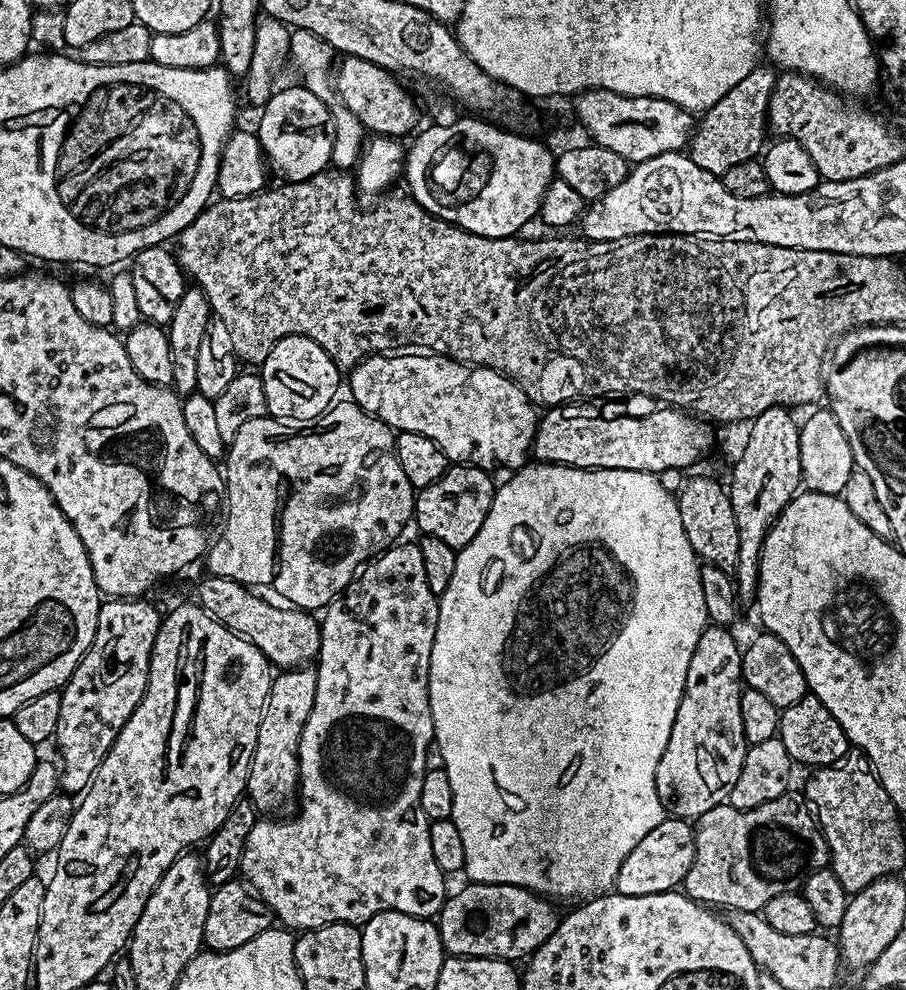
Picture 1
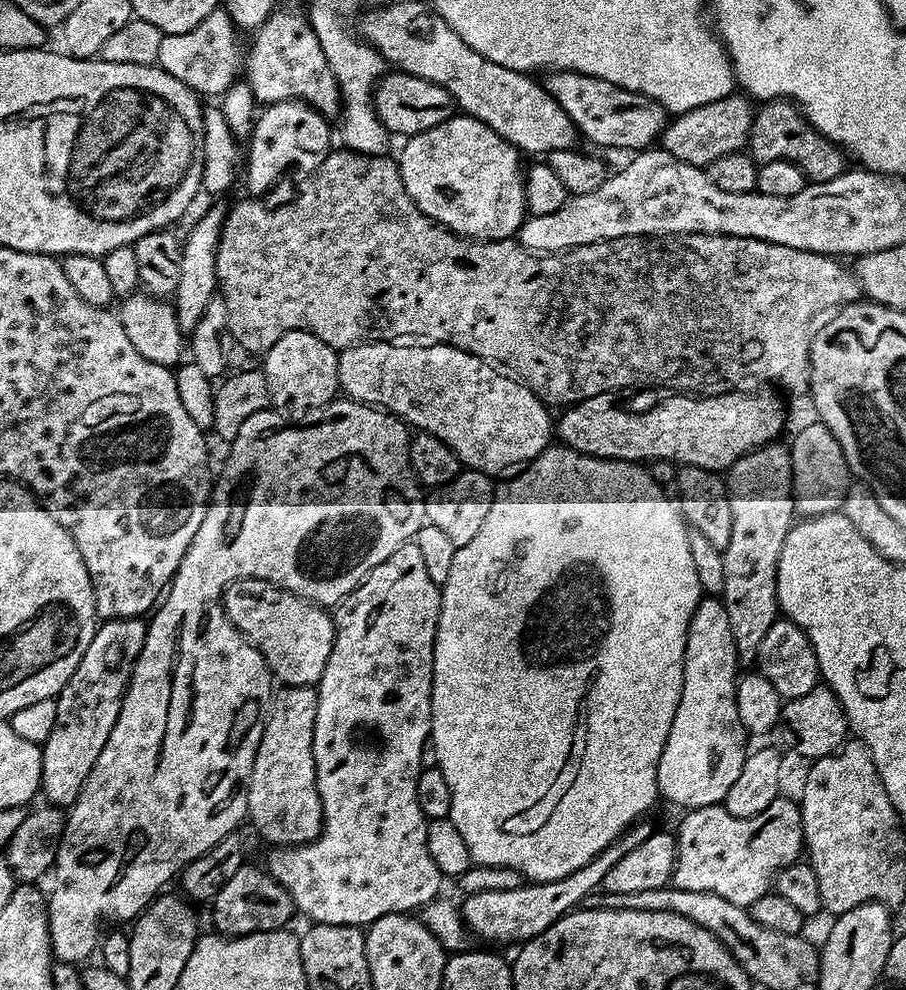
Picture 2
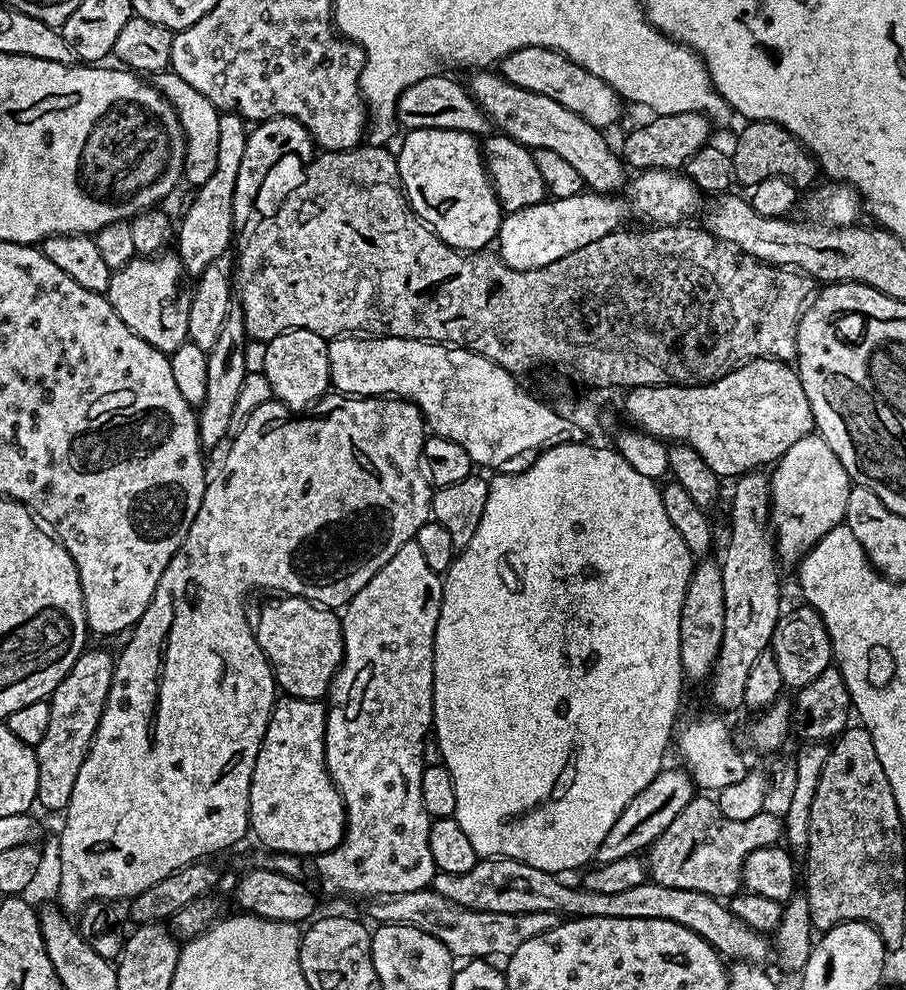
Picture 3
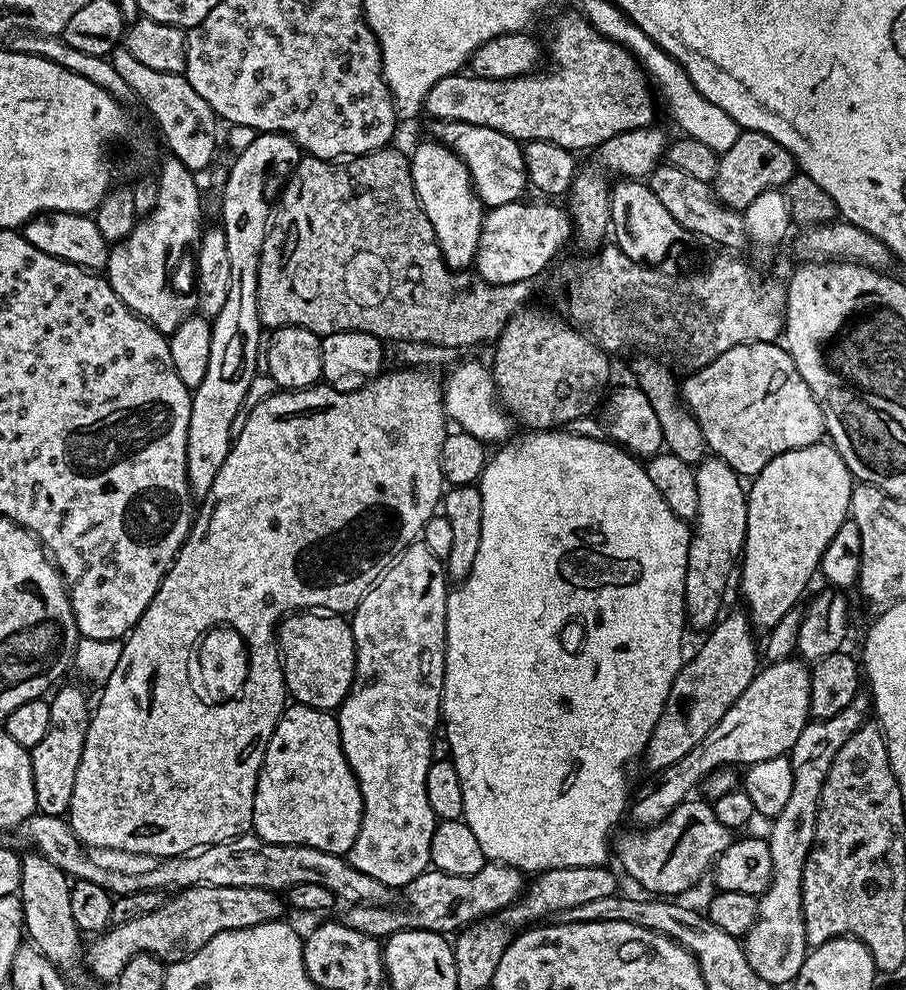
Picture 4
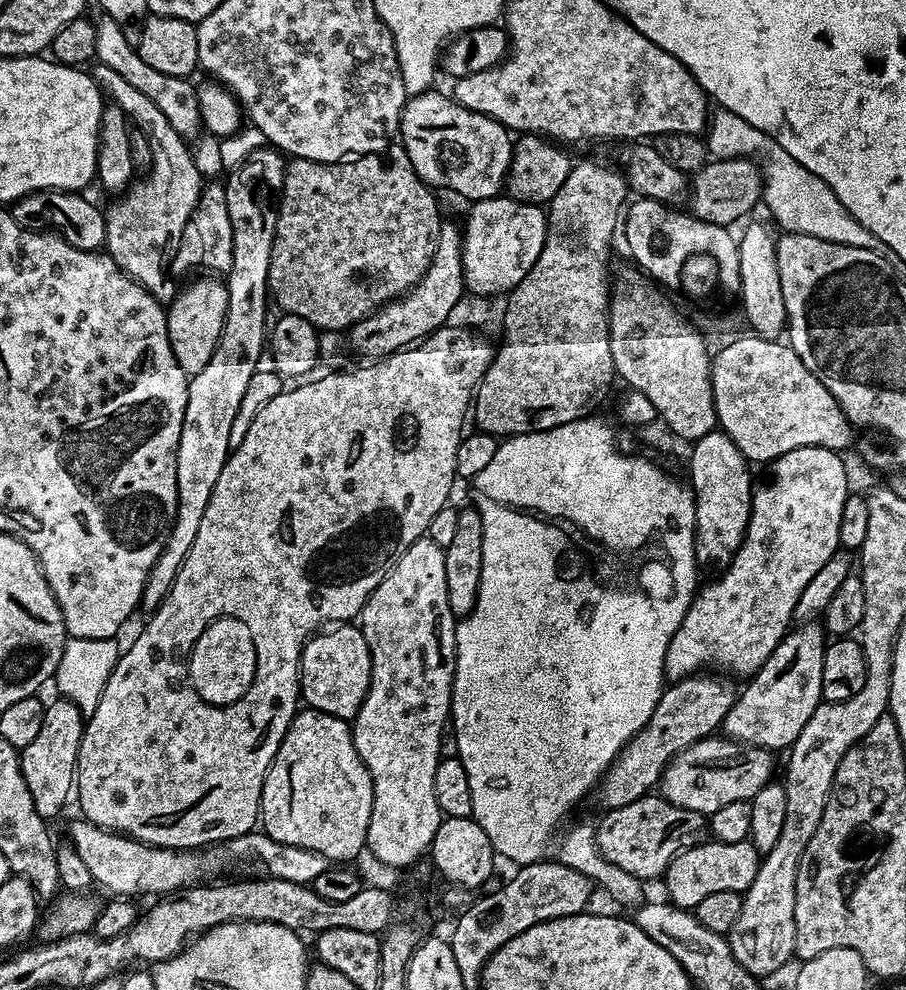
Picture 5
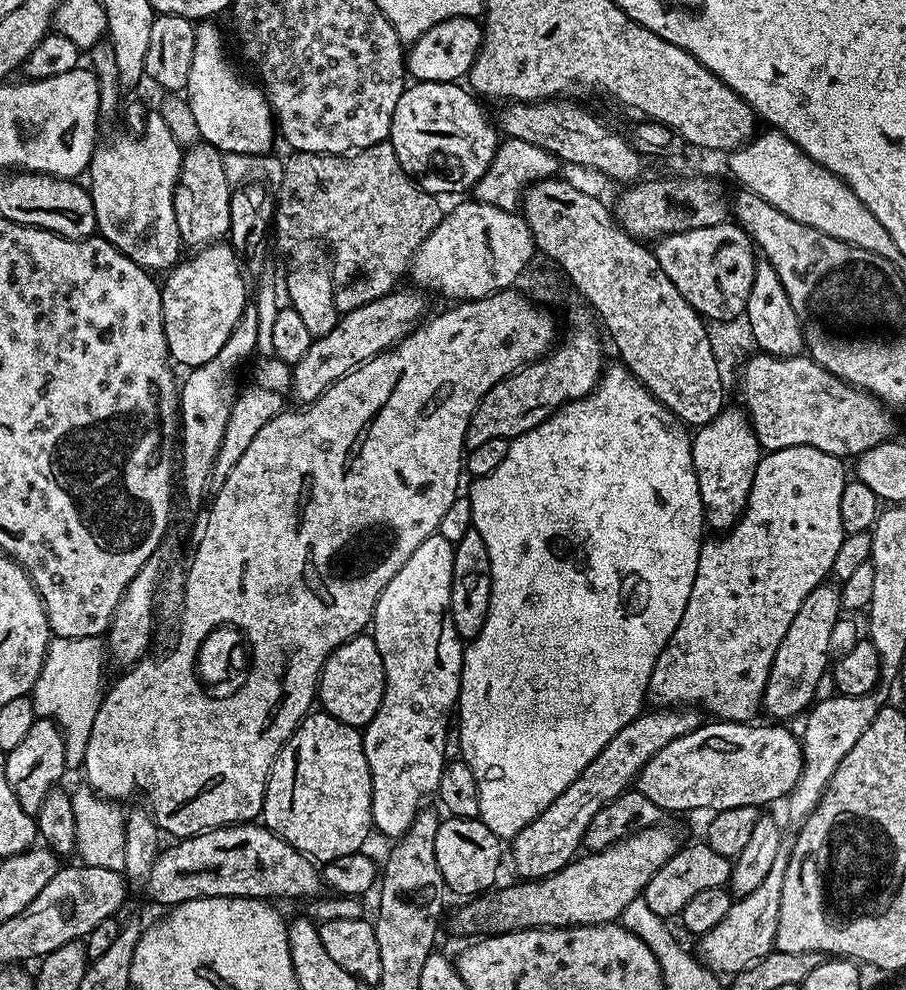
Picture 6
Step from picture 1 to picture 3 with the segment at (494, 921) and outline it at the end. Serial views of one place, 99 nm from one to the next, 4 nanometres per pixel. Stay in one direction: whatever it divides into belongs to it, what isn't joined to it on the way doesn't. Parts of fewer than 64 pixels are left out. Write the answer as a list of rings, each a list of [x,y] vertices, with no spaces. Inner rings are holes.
[[[665,767],[654,778],[654,782],[650,782],[650,786],[646,786],[646,790],[642,790],[642,794],[635,796],[630,806],[626,806],[626,810],[618,814],[618,822],[610,826],[610,834],[606,834],[606,838],[602,838],[602,846],[598,846],[595,863],[618,862],[618,858],[635,856],[651,848],[658,837],[666,834],[666,826],[670,826],[670,822],[674,822],[674,818],[678,818],[678,814],[686,810],[697,792],[691,774],[683,767]]]

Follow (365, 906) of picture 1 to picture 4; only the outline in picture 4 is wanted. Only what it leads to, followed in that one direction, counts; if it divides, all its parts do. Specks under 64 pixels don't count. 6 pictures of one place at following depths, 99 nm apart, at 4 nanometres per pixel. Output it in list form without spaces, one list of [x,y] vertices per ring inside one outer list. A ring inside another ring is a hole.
[[[413,542],[384,572],[383,576],[373,584],[366,595],[360,599],[360,605],[354,609],[350,616],[354,642],[356,643],[356,677],[348,697],[342,701],[338,709],[340,722],[340,741],[342,750],[346,754],[346,762],[352,767],[358,786],[362,790],[362,822],[358,838],[354,838],[354,846],[346,853],[349,864],[353,864],[362,874],[370,874],[370,878],[378,878],[393,890],[403,889],[418,874],[429,871],[432,859],[430,858],[430,842],[436,829],[438,819],[430,808],[426,798],[426,774],[428,767],[434,761],[432,754],[432,735],[438,732],[438,725],[442,720],[442,705],[444,702],[444,663],[446,662],[446,602],[450,591],[450,580],[446,575],[446,564],[443,559],[434,554],[422,542]]]

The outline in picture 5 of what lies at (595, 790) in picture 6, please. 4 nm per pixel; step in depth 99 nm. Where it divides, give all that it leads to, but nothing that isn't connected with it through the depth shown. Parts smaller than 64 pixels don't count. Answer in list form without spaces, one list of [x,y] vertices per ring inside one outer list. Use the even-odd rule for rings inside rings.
[[[697,674],[687,676],[684,680],[669,683],[663,694],[660,695],[658,706],[654,706],[654,714],[650,714],[650,722],[634,734],[634,738],[626,744],[619,754],[612,760],[612,765],[608,767],[598,785],[600,800],[604,803],[605,809],[617,808],[618,806],[630,806],[630,802],[638,802],[638,798],[649,795],[659,785],[660,776],[666,770],[666,766],[678,753],[686,750],[695,740],[706,740],[713,735],[723,725],[726,714],[732,708],[732,703],[736,701],[737,689],[732,689],[731,679],[720,681],[711,680],[711,675]]]

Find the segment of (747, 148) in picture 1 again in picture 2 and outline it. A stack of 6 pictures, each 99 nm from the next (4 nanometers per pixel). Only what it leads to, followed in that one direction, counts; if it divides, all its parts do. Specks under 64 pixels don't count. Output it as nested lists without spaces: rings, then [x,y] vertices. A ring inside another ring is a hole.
[[[733,94],[718,102],[706,102],[706,106],[673,115],[665,123],[658,144],[674,158],[678,158],[681,164],[707,169],[708,164],[714,162],[714,158],[739,152],[747,145],[753,115],[753,101],[744,94]]]

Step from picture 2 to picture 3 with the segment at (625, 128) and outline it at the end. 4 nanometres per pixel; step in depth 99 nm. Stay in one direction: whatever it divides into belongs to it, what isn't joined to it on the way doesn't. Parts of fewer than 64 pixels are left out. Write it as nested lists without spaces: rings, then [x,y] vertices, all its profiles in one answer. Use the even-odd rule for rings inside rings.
[[[522,46],[506,54],[498,62],[498,71],[508,85],[513,84],[534,94],[546,94],[546,98],[554,98],[554,102],[566,106],[566,110],[574,110],[574,114],[590,122],[590,126],[608,130],[611,124],[620,120],[620,95],[602,78],[590,74],[590,70],[578,66],[569,56],[564,56],[552,48]]]

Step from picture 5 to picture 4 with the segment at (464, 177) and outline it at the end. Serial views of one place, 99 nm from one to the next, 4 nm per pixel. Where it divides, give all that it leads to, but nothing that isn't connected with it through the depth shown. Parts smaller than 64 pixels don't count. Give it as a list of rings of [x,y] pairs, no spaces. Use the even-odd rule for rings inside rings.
[[[432,120],[430,126],[436,135],[433,137],[447,148],[451,148],[453,154],[467,166],[476,196],[485,209],[514,204],[523,197],[520,195],[523,194],[524,187],[529,187],[530,181],[521,141],[510,138],[498,130],[466,122]]]

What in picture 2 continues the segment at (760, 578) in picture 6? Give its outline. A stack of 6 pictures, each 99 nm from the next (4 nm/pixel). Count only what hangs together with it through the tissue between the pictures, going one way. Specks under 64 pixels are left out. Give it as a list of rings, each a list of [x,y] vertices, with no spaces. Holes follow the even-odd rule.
[[[808,424],[793,440],[790,440],[792,454],[792,487],[796,511],[801,517],[821,516],[837,511],[843,505],[844,495],[850,487],[848,463],[838,446],[838,440],[825,424]]]

